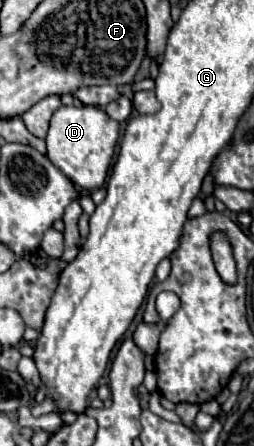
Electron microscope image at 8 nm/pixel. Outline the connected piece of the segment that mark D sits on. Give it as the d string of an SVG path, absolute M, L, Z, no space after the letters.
M61 106L51 118L51 126L45 138L47 156L79 188L95 190L105 184L117 138L119 138L119 124L113 118L109 118L103 110L97 110L93 106L83 108Z

